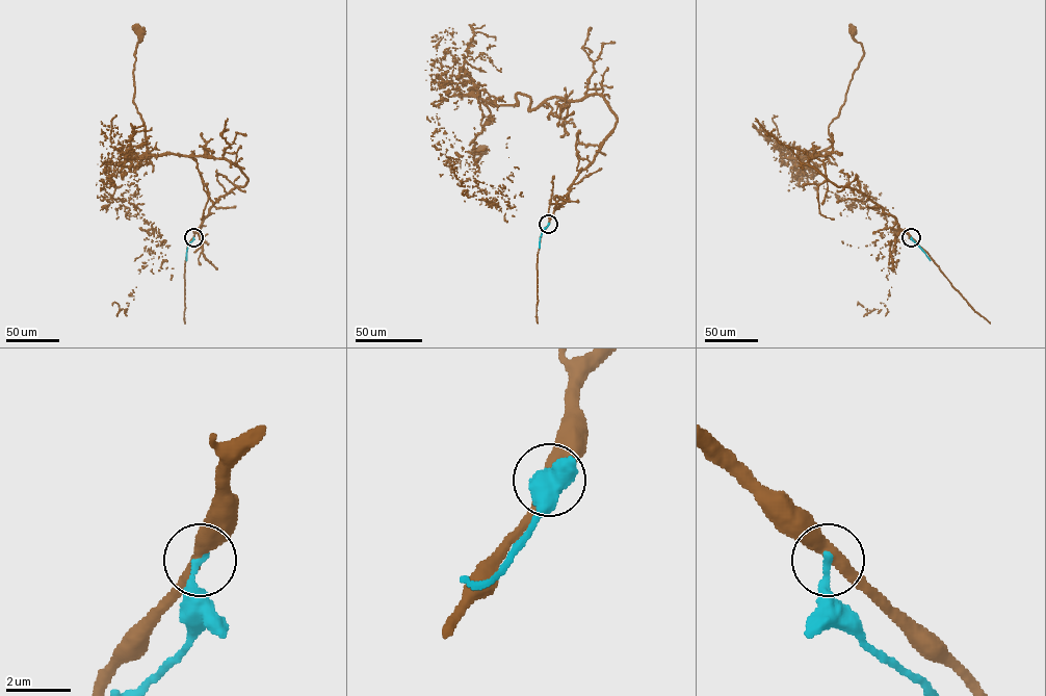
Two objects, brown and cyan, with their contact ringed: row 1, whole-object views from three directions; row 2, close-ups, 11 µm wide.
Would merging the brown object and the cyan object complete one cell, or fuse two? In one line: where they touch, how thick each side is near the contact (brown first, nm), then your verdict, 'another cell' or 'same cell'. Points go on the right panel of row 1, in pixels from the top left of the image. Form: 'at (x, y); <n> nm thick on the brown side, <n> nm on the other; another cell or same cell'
at (911, 237); 380 nm thick on the brown side, 240 nm on the other; another cell

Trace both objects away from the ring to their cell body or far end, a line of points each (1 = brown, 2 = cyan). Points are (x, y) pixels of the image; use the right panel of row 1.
1: (911, 237), (868, 197), (808, 163), (820, 154), (807, 154), (831, 145), (828, 126), (864, 53), (854, 31)
2: (911, 237), (930, 260)

